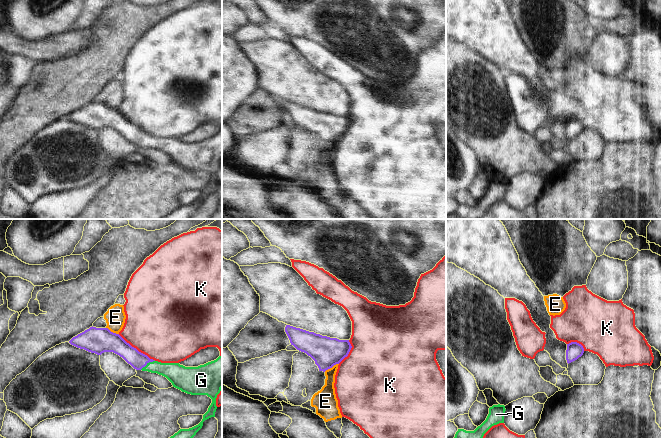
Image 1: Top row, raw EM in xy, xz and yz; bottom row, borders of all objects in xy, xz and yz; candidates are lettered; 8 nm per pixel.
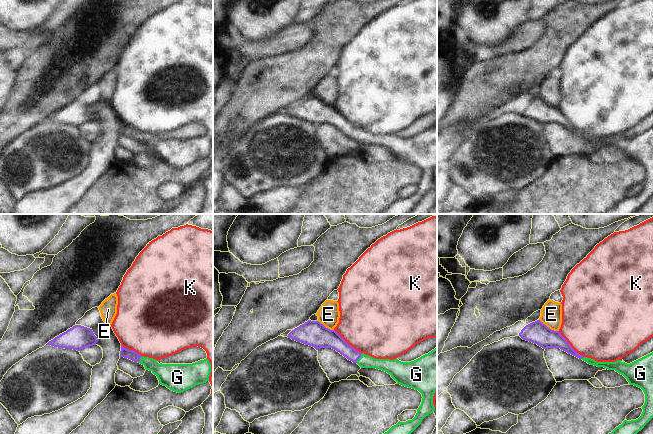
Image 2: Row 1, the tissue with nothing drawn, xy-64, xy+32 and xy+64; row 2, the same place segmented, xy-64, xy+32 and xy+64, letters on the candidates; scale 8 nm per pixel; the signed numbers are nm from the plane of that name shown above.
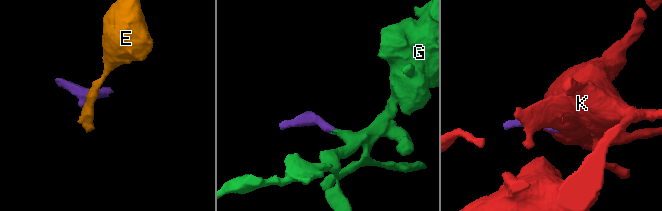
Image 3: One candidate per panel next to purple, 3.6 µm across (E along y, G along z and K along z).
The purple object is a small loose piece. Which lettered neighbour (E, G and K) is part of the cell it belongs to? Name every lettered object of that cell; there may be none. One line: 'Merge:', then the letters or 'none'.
Merge: G

